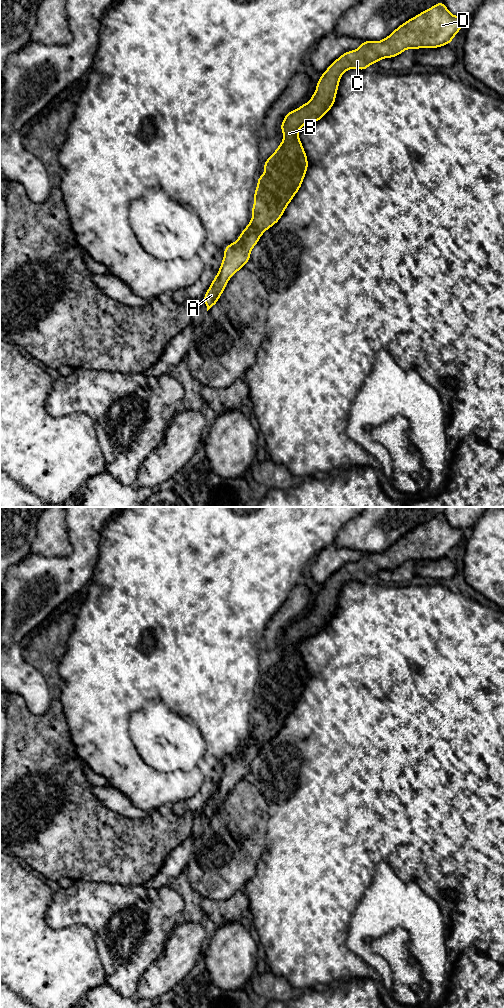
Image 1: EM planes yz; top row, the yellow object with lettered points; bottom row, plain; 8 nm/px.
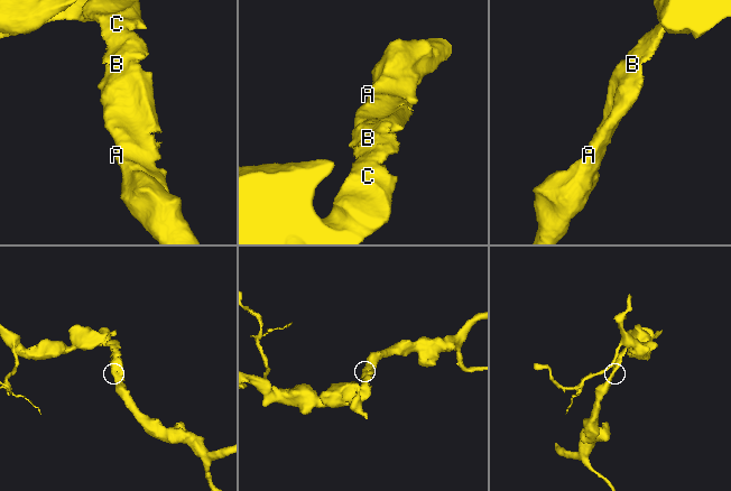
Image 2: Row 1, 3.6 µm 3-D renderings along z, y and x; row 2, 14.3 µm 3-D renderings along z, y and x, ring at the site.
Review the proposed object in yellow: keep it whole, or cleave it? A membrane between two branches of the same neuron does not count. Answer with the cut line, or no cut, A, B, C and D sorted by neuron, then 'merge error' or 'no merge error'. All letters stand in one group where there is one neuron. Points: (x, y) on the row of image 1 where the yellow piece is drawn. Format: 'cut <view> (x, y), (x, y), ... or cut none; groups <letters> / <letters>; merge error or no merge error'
cut none; groups A B C D; no merge error

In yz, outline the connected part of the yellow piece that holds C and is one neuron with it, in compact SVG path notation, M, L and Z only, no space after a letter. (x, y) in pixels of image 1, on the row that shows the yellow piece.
M440 2L401 24L387 38L378 42L363 41L357 50L345 52L321 74L315 87L318 91L311 94L312 100L306 104L302 103L299 109L291 110L282 121L280 129L284 134L283 141L263 165L265 174L258 176L257 189L254 192L255 204L251 209L253 218L237 241L224 248L225 254L220 270L204 295L207 311L217 303L228 280L250 260L250 252L261 235L279 221L286 207L300 189L307 172L308 160L297 132L306 122L310 124L317 122L332 108L342 74L352 68L366 70L369 65L379 62L380 59L395 57L409 48L414 50L437 48L450 44L462 27L462 18L452 15L445 3Z

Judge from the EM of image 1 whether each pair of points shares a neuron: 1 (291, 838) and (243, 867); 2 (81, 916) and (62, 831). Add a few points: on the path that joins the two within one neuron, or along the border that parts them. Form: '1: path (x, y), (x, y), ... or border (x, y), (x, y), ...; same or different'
1: border (266, 834), (266, 847), (251, 879); different
2: border (75, 880), (98, 882); different

